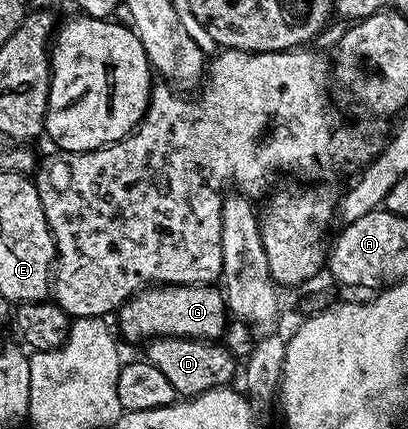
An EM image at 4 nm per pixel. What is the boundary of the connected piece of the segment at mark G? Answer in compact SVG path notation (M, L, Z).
M151 284L133 294L116 311L118 326L130 342L145 343L152 338L205 338L218 340L228 327L228 311L223 291L214 284L167 286Z

